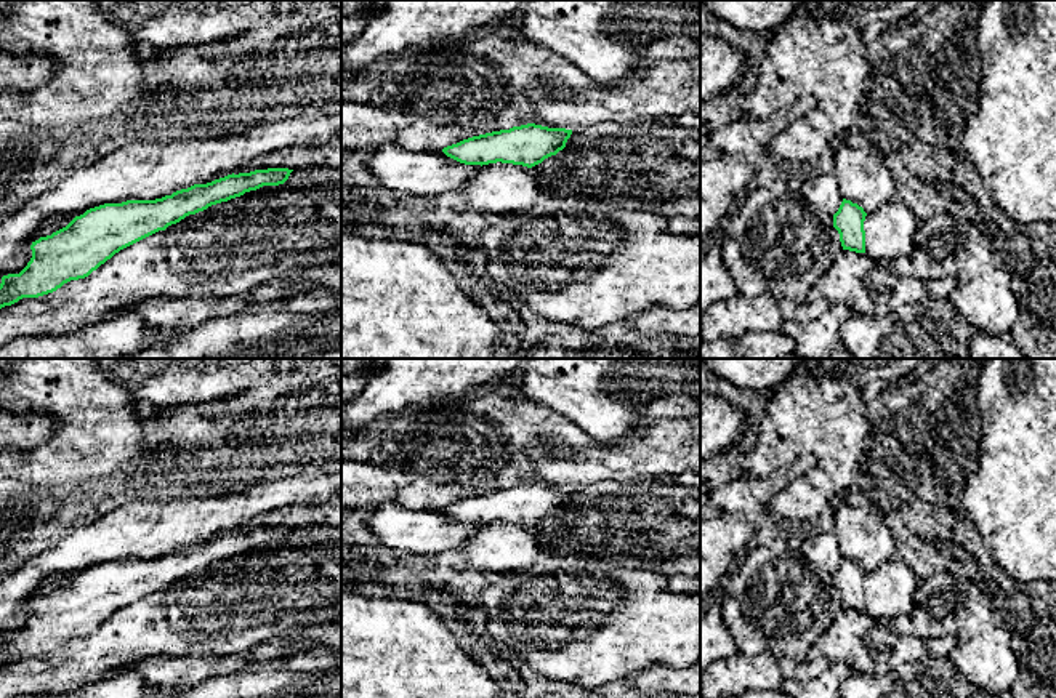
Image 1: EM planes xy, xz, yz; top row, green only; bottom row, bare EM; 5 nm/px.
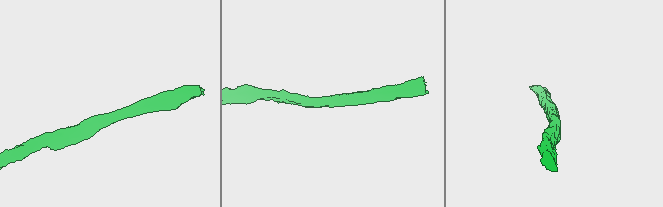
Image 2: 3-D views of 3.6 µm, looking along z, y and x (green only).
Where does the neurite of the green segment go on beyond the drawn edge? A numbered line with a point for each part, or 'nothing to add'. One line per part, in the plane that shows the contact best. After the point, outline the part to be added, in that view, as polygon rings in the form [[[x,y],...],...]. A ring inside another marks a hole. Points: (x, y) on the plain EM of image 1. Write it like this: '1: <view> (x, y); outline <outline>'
nothing to add

